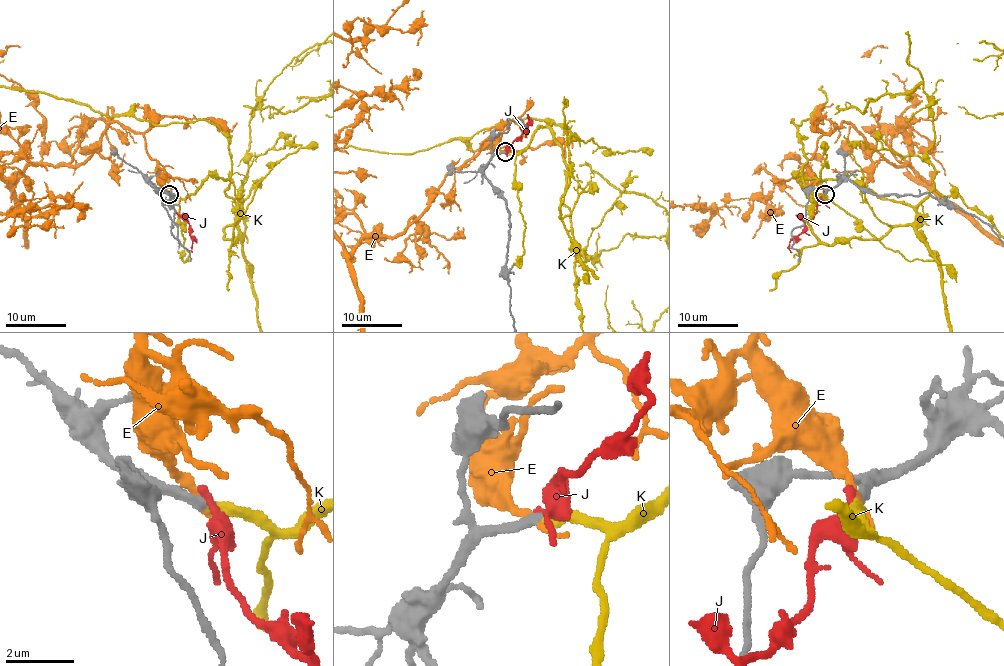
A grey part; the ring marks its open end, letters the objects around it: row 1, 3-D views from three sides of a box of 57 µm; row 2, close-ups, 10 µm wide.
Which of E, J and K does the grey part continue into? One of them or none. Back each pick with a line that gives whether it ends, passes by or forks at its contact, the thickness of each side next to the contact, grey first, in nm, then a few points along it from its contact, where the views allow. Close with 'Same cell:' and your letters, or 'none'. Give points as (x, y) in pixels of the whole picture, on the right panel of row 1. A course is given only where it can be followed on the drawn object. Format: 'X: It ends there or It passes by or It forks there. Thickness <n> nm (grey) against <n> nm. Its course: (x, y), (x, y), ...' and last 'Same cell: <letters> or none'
K: It ends there. Thickness 280 nm (grey) against 300 nm
Same cell: K

